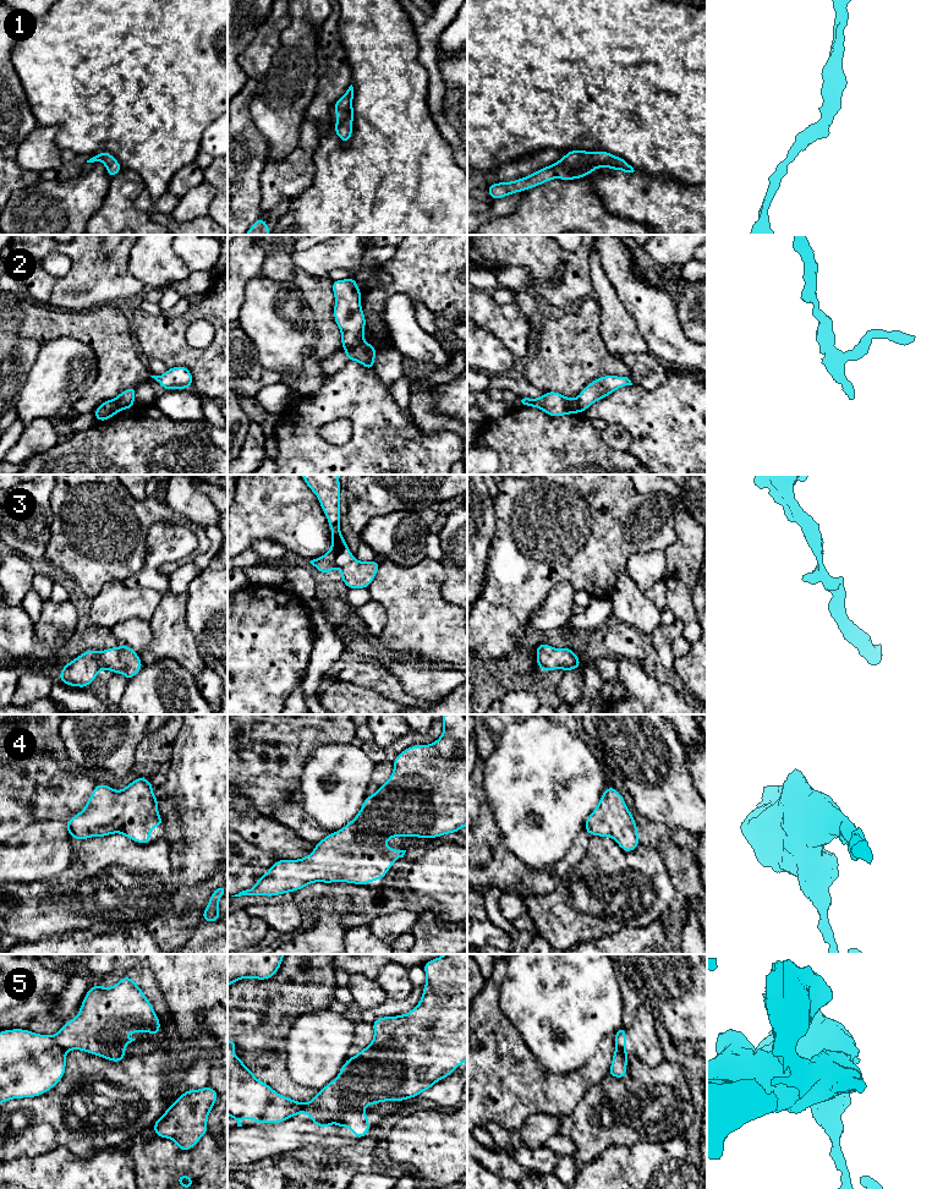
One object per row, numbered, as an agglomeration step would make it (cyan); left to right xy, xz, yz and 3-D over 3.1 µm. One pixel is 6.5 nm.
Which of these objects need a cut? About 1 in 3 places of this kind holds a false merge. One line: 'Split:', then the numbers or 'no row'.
Split: 2, 5

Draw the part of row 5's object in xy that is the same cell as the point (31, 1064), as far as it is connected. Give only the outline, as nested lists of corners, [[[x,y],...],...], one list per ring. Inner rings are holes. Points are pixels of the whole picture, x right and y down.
[[[12,1029],[0,1031],[0,1103],[12,1098],[37,1097],[53,1089],[62,1078],[66,1069],[66,1051],[55,1041],[54,1036],[40,1035],[24,1029]]]

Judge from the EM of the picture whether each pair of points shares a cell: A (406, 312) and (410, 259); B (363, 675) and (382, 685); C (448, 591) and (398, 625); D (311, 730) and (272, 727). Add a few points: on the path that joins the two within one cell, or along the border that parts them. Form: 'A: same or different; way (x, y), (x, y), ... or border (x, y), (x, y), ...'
A: different; border (412, 301), (406, 296), (392, 295), (383, 313)
B: same; way (368, 675), (377, 680)
C: different; border (442, 565), (443, 584), (439, 592), (454, 604)
D: same; way (301, 727), (281, 727)

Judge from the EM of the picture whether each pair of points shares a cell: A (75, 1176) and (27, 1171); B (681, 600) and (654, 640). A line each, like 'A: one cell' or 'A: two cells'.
A: one cell
B: two cells

